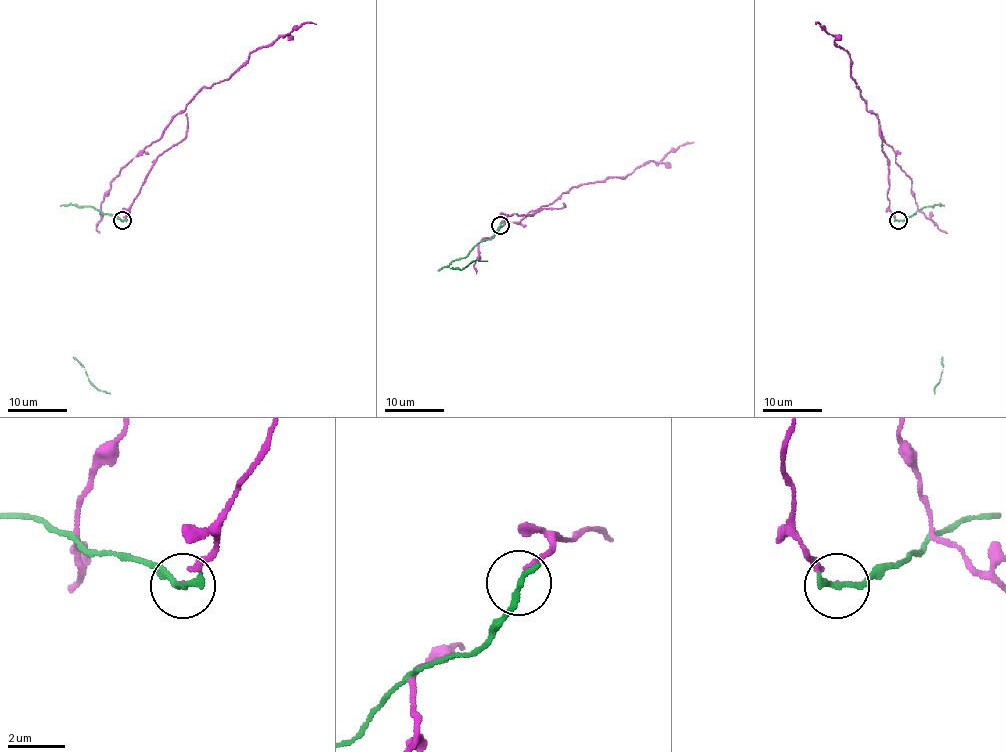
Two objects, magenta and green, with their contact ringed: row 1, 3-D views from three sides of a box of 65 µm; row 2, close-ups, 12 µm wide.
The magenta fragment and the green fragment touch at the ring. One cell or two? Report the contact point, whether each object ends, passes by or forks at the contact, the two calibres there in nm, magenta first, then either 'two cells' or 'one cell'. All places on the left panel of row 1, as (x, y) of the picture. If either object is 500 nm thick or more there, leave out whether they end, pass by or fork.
(122, 220) | magenta ends | green ends | 70/280 nm | two cells

